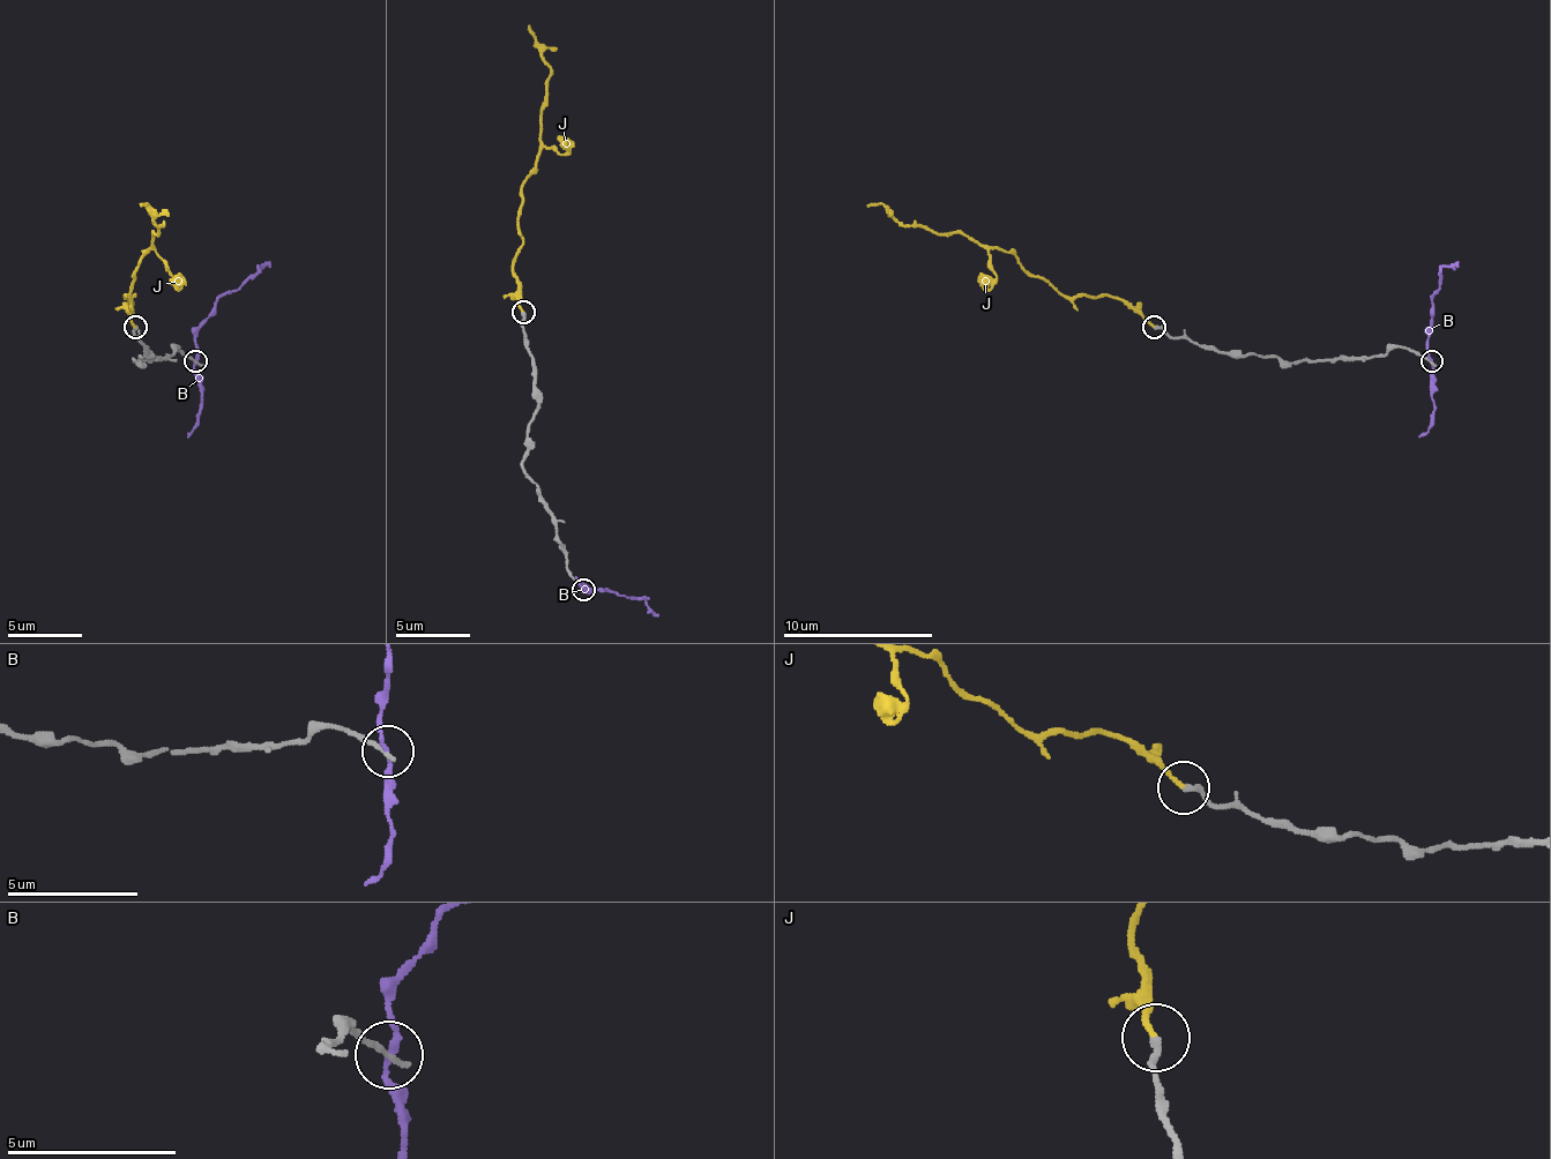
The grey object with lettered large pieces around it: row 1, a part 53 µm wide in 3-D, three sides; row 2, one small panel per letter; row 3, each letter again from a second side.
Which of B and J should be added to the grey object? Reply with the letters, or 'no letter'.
J

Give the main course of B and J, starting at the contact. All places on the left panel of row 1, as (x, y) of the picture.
B: (196, 360), (196, 326), (211, 307), (271, 262)
J: (136, 326), (125, 296), (132, 296), (128, 292), (132, 270), (162, 225), (147, 206), (140, 206)

